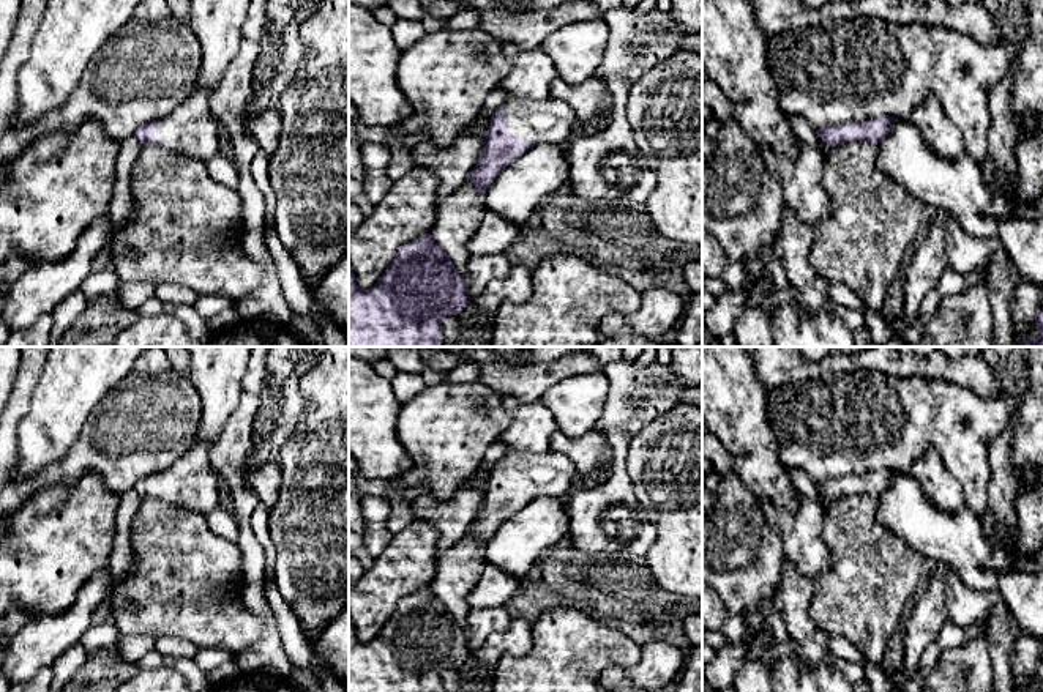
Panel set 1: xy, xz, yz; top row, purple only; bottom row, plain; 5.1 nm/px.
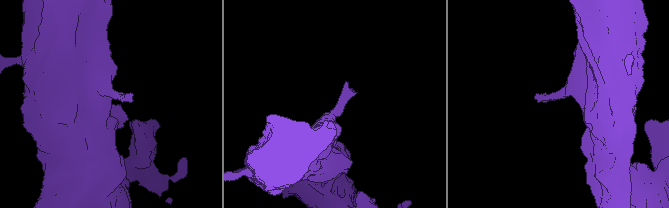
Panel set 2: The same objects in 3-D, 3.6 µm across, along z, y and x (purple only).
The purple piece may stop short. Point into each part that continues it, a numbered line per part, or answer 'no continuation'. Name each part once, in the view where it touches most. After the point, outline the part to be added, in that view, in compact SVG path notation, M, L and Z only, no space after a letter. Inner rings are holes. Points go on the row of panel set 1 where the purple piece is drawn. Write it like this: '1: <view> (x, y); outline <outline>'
1: xz (548, 120); outline M552 96L538 101L508 98L502 104L502 118L508 123L510 134L533 143L562 145L574 126L571 107Z

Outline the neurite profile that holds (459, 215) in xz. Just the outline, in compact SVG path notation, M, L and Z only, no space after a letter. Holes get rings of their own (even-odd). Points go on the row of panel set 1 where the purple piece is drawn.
M470 180L451 195L439 197L437 202L437 218L431 236L465 279L470 259L469 241L478 230L486 210L484 197Z

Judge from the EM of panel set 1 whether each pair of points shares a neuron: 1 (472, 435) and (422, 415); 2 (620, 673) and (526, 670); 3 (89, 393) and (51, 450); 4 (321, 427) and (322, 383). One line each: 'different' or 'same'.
1: same
2: different
3: same
4: same

